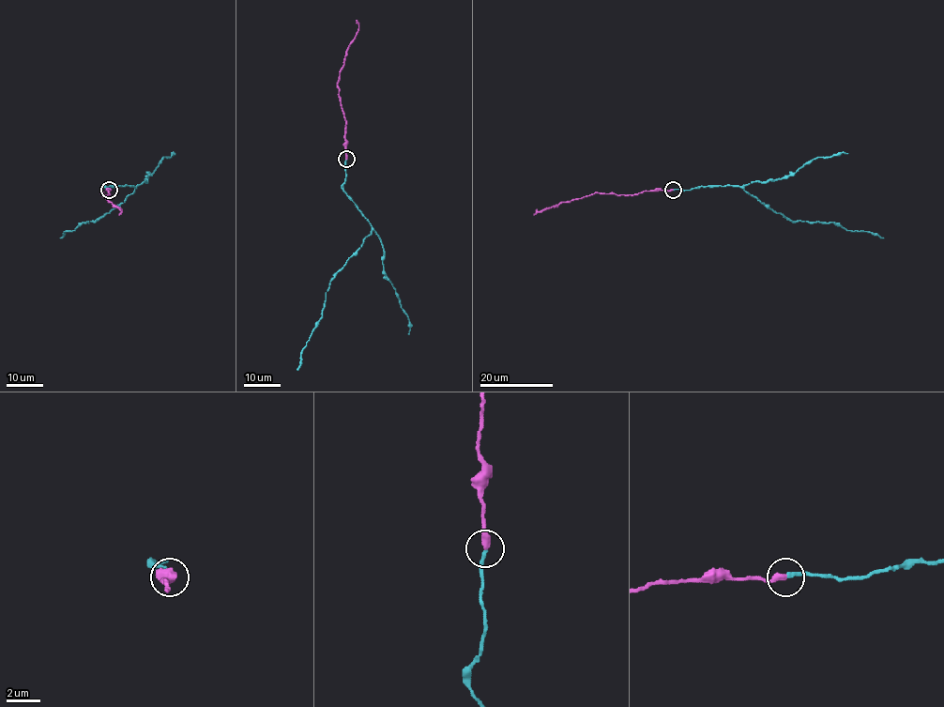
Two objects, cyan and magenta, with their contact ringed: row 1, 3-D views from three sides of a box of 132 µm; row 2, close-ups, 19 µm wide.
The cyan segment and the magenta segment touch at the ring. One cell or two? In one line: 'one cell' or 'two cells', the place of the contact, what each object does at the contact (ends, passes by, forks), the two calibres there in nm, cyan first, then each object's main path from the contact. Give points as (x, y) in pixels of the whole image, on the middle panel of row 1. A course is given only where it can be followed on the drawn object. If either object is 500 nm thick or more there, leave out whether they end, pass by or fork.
one cell; at (346, 159); cyan ends there; magenta ends there; 240 nm thick on the cyan side, 380 nm on the other; cyan runs (345, 160), (343, 191), (372, 229), (326, 293), (322, 317), (301, 354), (297, 370); magenta runs (345, 159), (344, 117), (337, 83), (347, 48), (358, 28), (356, 20)

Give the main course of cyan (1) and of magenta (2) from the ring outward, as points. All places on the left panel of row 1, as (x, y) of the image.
1: (109, 190), (106, 186), (134, 187), (125, 202), (96, 222), (87, 222), (74, 230), (64, 231), (60, 238)
2: (109, 190), (108, 194), (99, 192), (122, 210), (119, 215)

